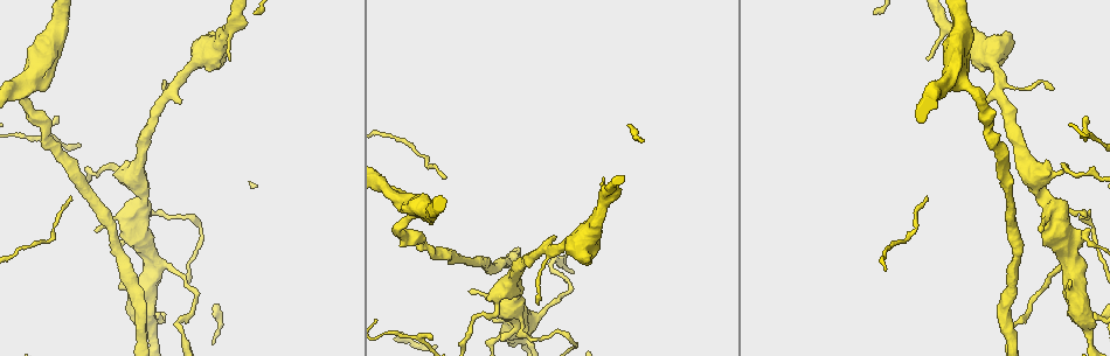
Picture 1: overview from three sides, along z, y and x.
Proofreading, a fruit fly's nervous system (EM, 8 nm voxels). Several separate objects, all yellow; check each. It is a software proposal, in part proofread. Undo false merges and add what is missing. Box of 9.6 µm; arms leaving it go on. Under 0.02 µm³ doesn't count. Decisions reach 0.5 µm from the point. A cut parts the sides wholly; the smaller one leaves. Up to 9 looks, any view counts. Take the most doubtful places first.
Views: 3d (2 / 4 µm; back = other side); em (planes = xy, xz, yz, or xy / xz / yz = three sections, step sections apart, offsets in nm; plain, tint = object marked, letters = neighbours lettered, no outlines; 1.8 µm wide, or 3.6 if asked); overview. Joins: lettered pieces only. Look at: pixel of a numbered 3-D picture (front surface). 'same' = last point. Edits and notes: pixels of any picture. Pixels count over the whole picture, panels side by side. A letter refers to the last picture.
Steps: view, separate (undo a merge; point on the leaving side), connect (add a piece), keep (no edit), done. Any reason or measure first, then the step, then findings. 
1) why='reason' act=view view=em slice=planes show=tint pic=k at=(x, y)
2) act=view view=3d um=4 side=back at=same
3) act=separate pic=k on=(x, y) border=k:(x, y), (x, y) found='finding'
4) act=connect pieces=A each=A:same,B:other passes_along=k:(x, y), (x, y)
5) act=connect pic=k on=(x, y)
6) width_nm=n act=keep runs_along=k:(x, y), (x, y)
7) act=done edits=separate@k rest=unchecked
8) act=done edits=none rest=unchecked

why='thin arm on a thick one' act=view view=3d um=4 pic=1 at=(955, 72)

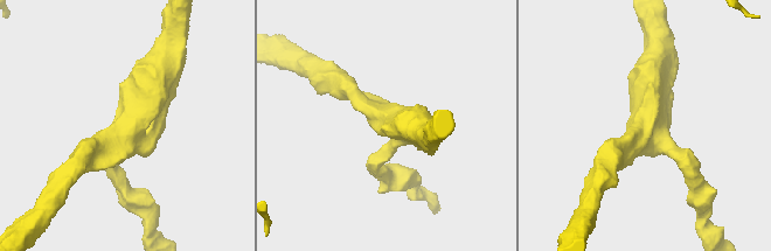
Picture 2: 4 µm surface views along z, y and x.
arms=3 arm_widths_nm=220,260,600 why='need the tissue' act=view view=em um=3.6 slice=planes show=letters pic=2 at=(648, 123)

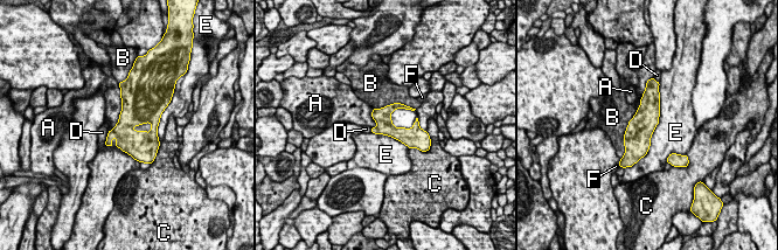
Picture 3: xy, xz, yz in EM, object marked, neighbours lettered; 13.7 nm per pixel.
width_nm=240 act=keep each=A:other,B:other,C:other,D:other,E:other,F:other runs_along=3:(375, 111), (395, 132), (418, 133) found='one neuron here'

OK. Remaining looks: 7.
why='abrupt turn' act=view view=em slice=xz step=4 show=tint pic=1 at=(1083, 237)

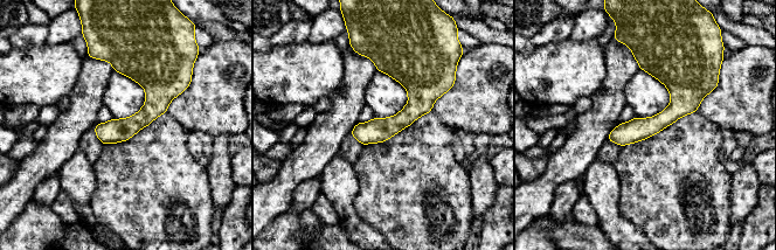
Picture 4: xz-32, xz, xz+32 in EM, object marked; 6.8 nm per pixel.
why='cut it another way' act=view view=em slice=planes show=letters at=same

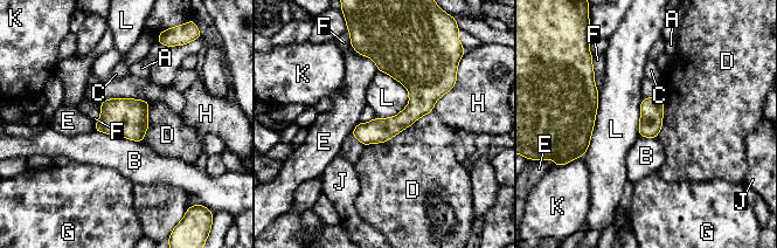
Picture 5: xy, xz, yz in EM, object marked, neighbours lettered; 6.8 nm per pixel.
longest_contact=D:500nm act=keep each=A:other,B:other,C:other,D:other,E:other,F:other,G:other,H:other,J:other,K:other,L:other border=5:(379, 70), (409, 98), (388, 118) found='one neuron here'

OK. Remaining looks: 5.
why='tapers out' act=view view=em slice=xz step=4 show=letters pic=1 at=(229, 59)

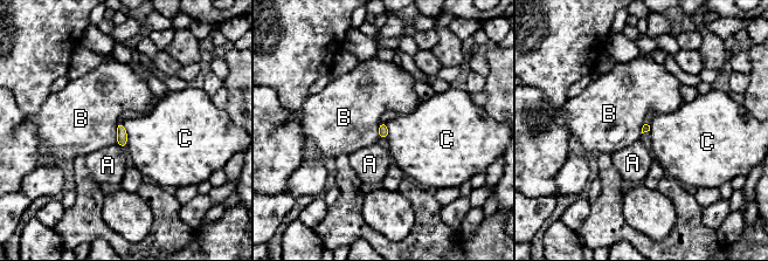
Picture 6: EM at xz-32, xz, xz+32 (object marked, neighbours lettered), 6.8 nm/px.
act=view view=em slice=planes show=letters at=same

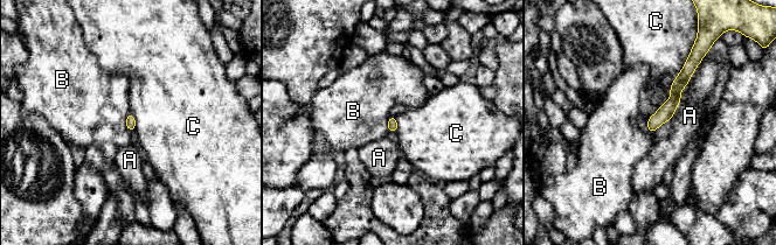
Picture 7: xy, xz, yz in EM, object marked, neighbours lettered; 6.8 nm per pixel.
act=keep each=A:other,B:other,C:other runs_along=7:(691, 64), (673, 102), (651, 127) found='none of them fits'

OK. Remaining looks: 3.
why='abrupt turn' act=view view=em slice=planes show=tint pic=1 at=(176, 324)

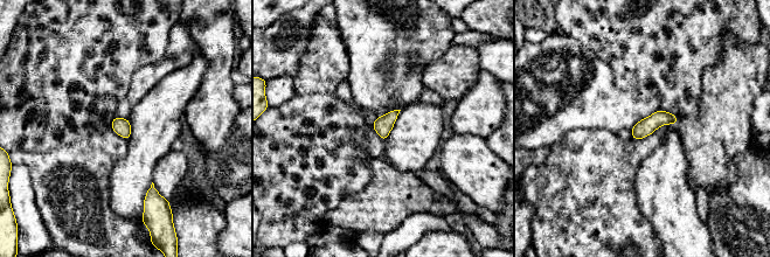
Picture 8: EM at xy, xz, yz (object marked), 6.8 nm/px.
why='what lies round it' act=view view=em slice=planes show=letters at=same

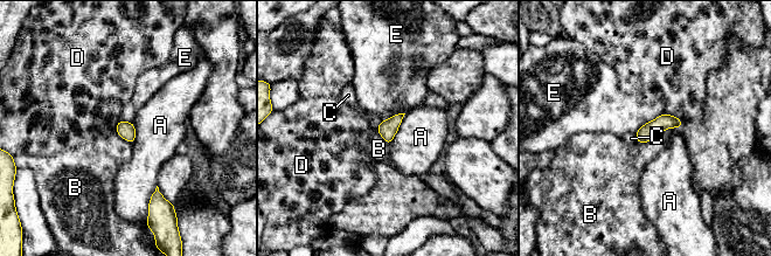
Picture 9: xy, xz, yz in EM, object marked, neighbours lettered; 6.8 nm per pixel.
act=keep each=A:other,B:other,C:other,D:other,E:other border=9:(679, 128), (667, 128), (637, 143) found='continuous, no second neuron'

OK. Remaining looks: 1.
act=done edits=none rest=unchecked

